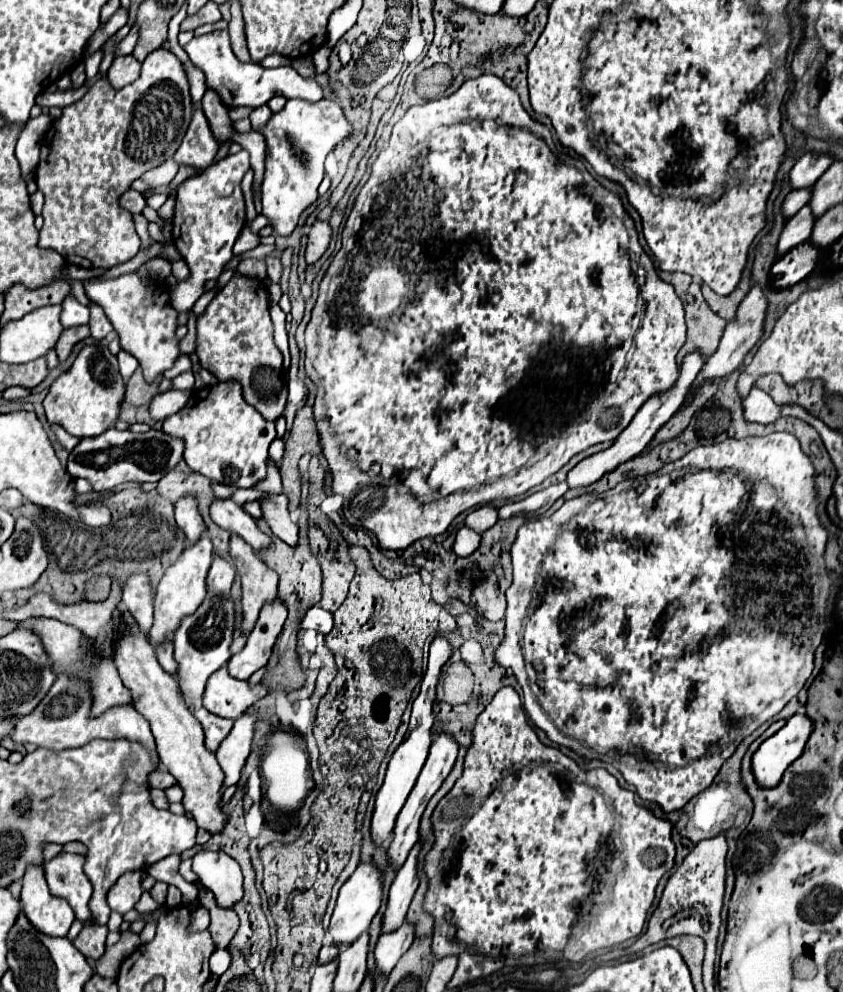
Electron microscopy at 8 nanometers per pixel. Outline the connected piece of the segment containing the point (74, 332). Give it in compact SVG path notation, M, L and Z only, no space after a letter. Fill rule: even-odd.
M79 325L79 327L69 327L61 333L55 349L57 349L57 355L59 355L59 361L65 361L65 357L71 353L73 345L81 339L85 339L89 335L89 325Z

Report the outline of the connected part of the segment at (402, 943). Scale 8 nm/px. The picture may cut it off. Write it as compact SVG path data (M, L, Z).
M403 923L401 929L389 935L381 935L375 947L375 963L379 973L389 975L411 943L413 943L413 925L409 923Z

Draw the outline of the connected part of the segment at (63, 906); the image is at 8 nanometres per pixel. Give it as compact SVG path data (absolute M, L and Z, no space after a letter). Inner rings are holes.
M29 865L23 875L21 907L27 919L45 935L65 937L75 921L73 909L65 899L49 893L43 865Z

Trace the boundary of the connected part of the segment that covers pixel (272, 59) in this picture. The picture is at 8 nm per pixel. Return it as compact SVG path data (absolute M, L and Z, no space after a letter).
M273 54L273 55L267 56L259 64L263 67L275 68L279 66L289 66L291 65L291 63L292 63L292 60L289 59L289 57L285 57L280 54Z

